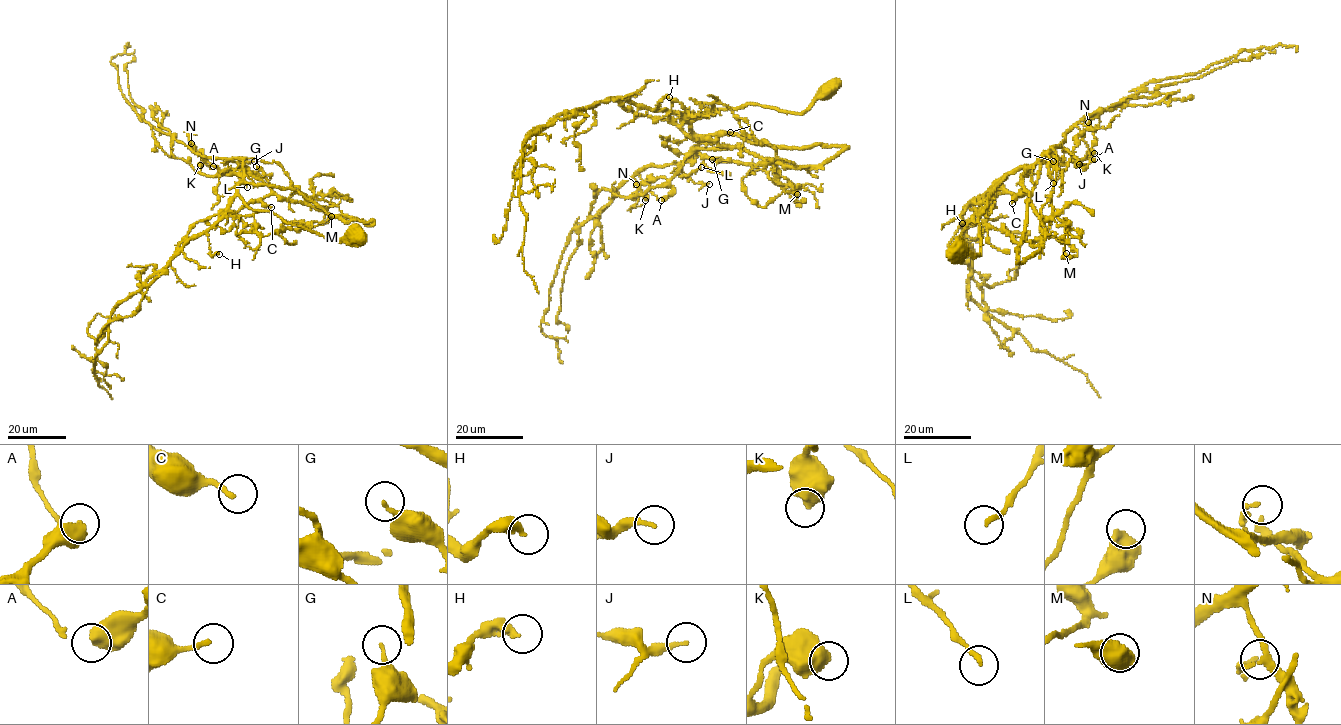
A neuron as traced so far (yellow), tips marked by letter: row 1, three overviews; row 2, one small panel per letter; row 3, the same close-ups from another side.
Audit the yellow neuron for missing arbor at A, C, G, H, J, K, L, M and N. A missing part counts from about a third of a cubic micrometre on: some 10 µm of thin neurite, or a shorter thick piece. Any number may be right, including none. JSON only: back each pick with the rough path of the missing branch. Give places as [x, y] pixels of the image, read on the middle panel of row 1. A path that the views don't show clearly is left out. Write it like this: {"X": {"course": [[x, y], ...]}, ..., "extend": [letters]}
{"extend": []}

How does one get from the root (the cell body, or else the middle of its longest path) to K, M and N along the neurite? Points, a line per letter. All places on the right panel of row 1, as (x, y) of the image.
K: (958, 252), (980, 253), (978, 217), (1008, 173), (1039, 162), (1077, 165), (1088, 152), (1094, 153)
M: (958, 252), (980, 253), (978, 217), (1007, 174), (975, 223), (1020, 243), (1056, 237), (1078, 253), (1066, 253)
N: (958, 252), (980, 253), (978, 217), (997, 184), (1024, 167), (1072, 160), (1076, 139), (1088, 122)

